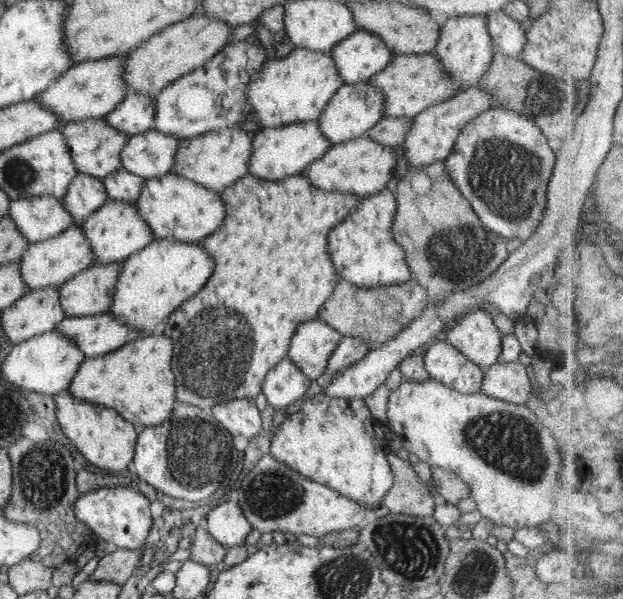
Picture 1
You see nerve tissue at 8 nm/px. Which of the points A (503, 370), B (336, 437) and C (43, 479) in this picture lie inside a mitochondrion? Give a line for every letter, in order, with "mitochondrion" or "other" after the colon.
A: other
B: other
C: mitochondrion

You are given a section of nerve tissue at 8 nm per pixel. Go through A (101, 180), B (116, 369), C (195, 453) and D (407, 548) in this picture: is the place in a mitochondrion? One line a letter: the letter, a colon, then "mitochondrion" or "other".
A: other
B: other
C: mitochondrion
D: mitochondrion

